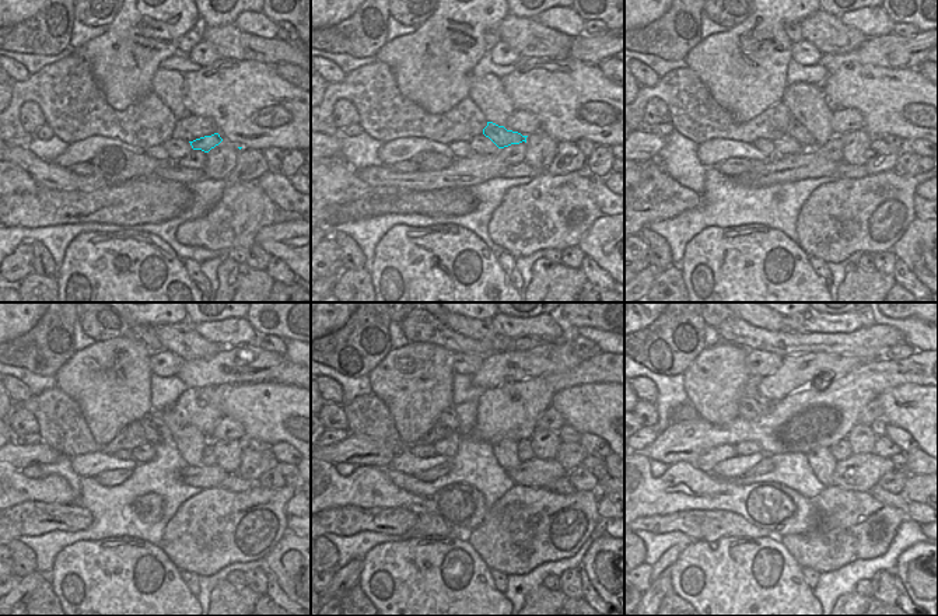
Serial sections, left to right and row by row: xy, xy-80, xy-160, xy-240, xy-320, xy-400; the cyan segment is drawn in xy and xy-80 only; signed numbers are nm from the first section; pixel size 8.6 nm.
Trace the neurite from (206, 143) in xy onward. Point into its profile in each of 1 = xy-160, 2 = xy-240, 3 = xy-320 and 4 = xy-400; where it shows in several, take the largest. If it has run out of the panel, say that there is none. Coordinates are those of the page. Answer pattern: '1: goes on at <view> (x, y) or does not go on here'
1: goes on at xy-160 (795, 130)
2: goes on at xy-240 (149, 423)
3: goes on at xy-320 (448, 417)
4: goes on at xy-400 (748, 408)

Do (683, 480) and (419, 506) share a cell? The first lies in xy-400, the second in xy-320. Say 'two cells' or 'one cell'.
one cell

